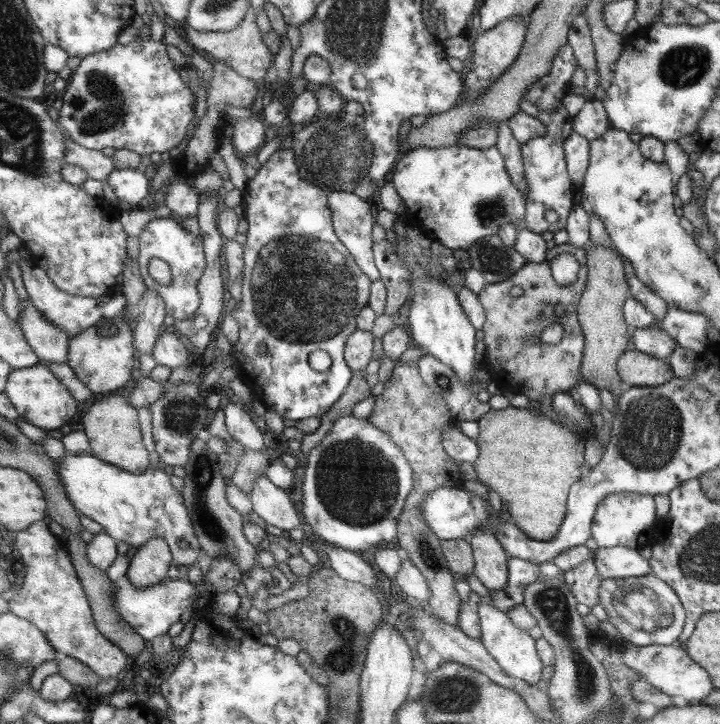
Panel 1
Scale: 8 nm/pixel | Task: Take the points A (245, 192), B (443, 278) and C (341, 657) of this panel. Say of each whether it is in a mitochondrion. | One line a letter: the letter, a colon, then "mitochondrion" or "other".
A: other
B: other
C: mitochondrion

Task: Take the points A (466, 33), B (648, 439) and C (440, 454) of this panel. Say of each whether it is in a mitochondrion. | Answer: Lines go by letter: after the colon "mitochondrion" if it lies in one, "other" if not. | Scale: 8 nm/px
A: other
B: mitochondrion
C: other

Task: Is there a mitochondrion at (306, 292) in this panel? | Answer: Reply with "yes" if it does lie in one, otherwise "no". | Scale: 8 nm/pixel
yes

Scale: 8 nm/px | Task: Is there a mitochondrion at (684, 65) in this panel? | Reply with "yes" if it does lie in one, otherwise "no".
yes

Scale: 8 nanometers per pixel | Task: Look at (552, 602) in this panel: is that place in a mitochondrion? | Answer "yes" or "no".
yes

